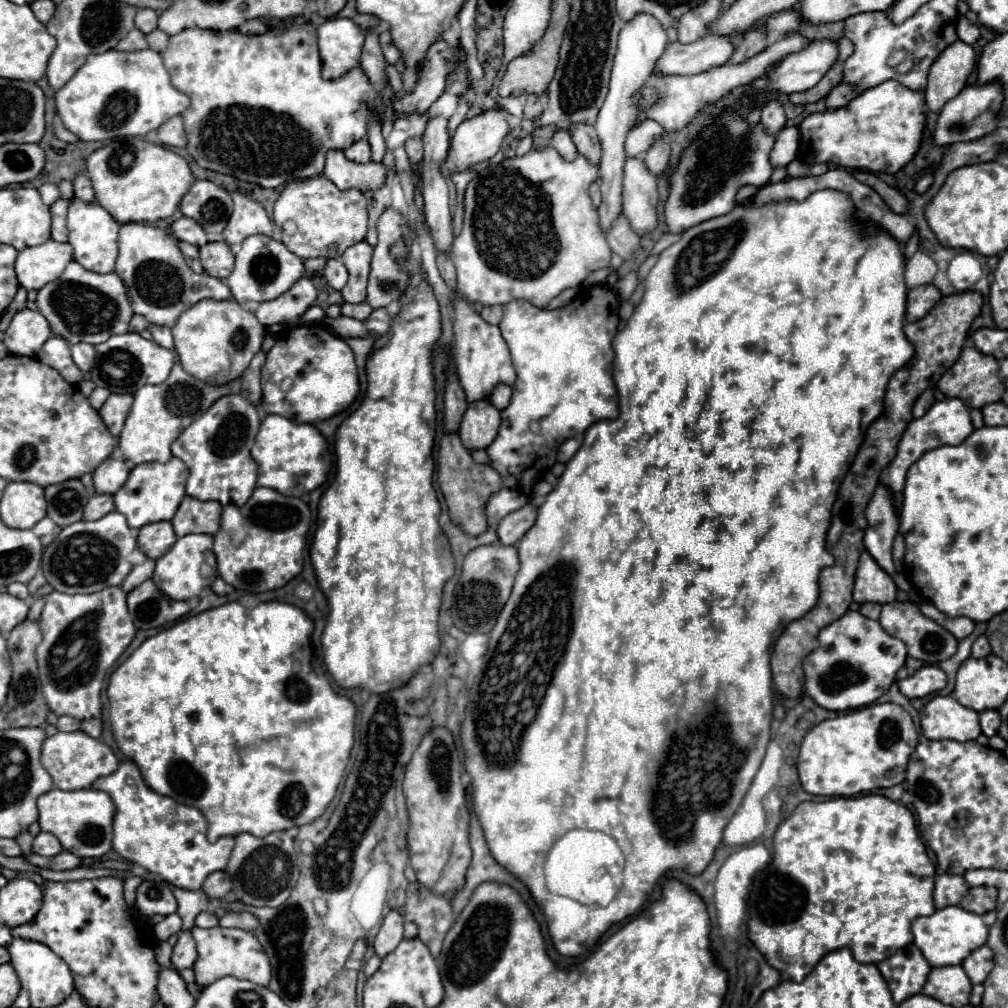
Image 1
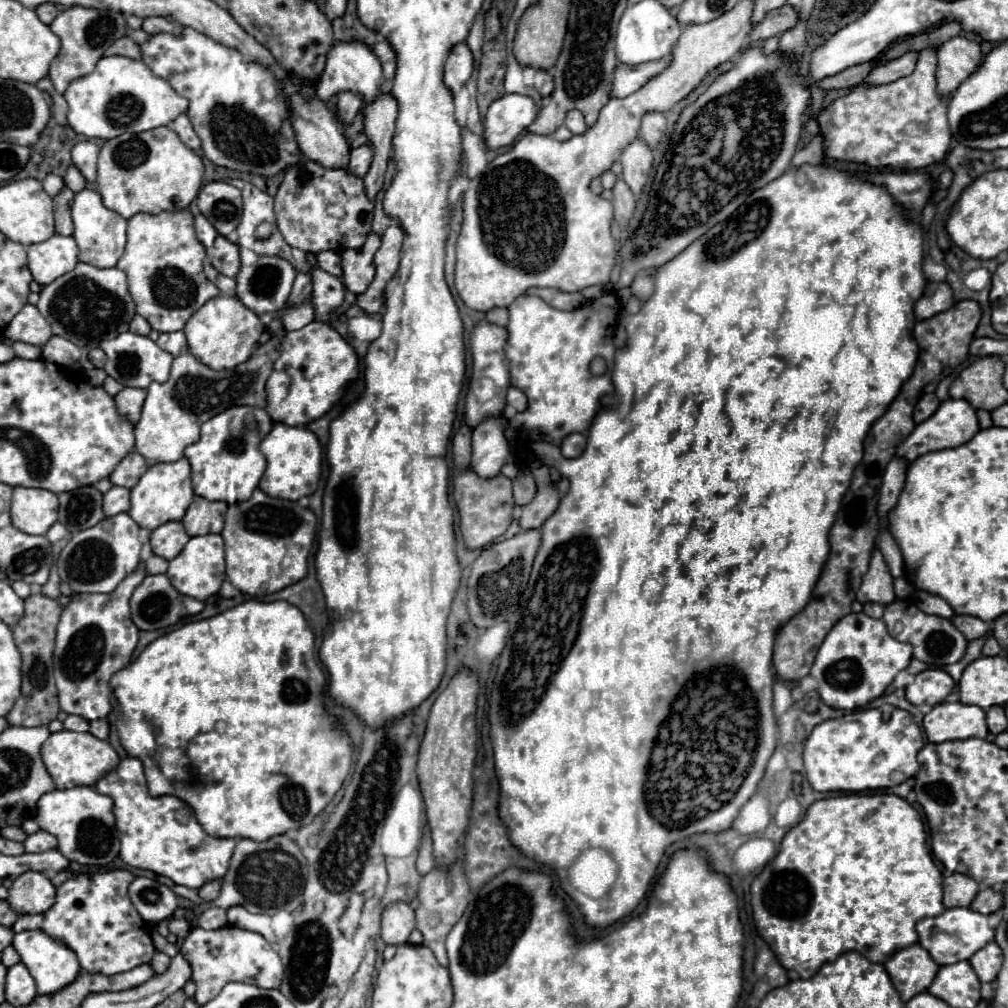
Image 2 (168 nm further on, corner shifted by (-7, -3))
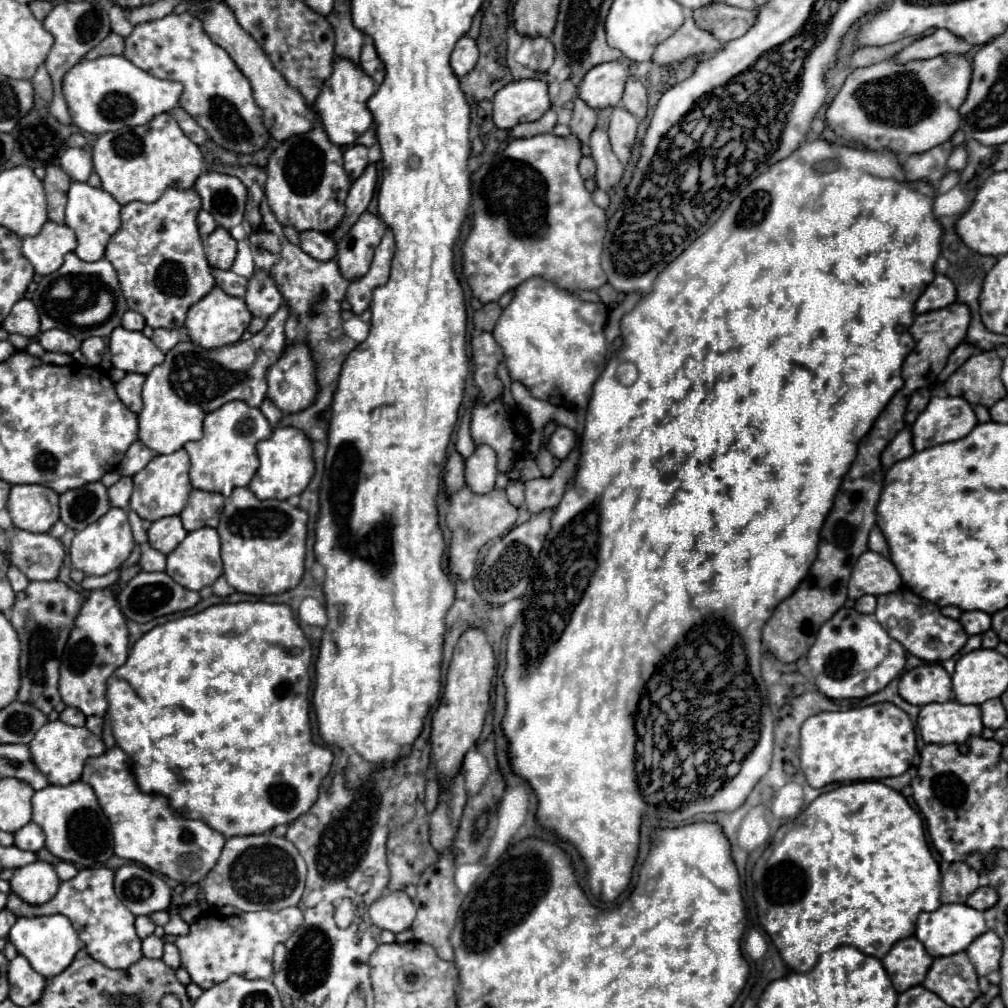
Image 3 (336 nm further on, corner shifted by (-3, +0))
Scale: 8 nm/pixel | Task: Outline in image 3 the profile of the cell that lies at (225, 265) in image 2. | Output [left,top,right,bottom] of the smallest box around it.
[205,226,237,270]

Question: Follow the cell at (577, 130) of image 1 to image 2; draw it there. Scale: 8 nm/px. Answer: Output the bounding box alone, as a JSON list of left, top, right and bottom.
[565,111,587,135]

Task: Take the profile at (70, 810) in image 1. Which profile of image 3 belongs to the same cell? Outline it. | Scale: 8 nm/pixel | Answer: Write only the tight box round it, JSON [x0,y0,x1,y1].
[31,782,113,868]

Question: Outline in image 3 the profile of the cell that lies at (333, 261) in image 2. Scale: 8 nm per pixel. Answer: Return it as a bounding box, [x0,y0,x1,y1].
[299,230,335,260]

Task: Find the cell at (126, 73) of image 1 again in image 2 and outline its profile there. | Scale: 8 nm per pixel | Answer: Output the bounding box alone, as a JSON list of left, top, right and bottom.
[65,57,189,139]

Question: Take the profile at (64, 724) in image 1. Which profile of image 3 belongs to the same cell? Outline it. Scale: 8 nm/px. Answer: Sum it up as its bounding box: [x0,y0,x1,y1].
[59,706,85,726]

